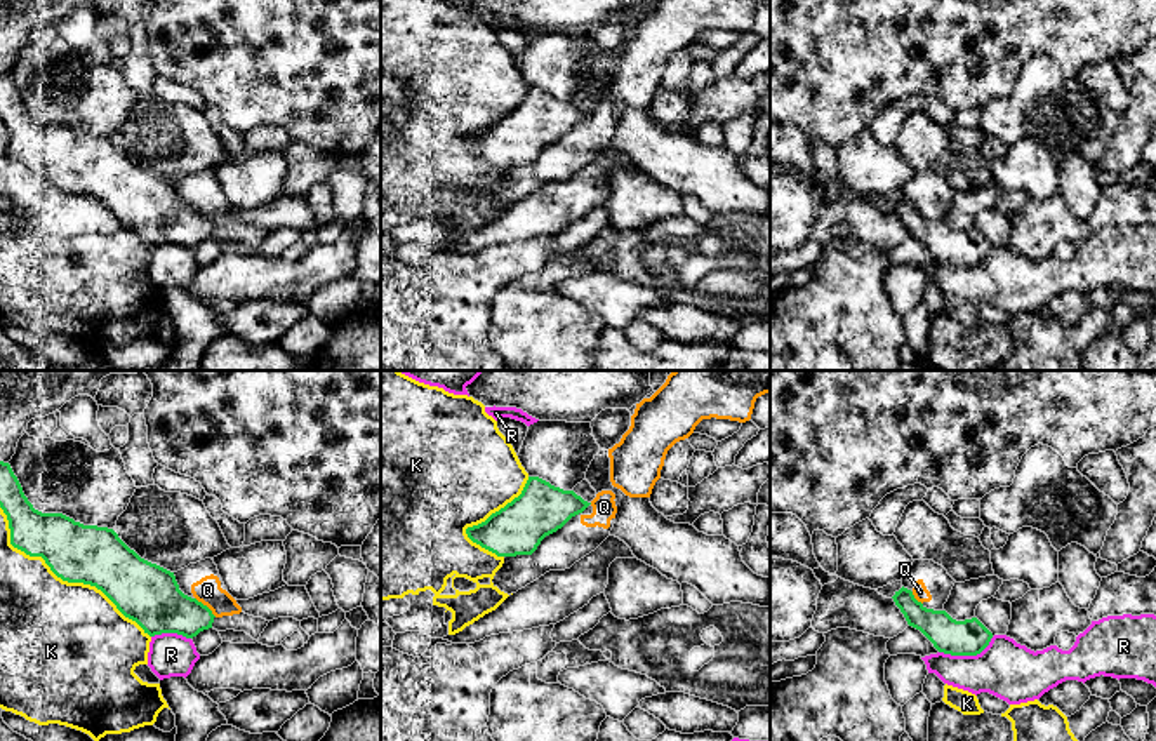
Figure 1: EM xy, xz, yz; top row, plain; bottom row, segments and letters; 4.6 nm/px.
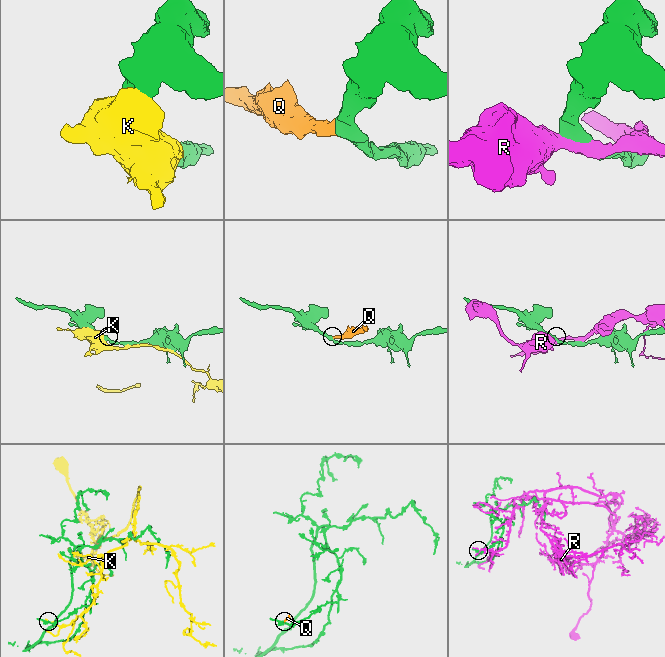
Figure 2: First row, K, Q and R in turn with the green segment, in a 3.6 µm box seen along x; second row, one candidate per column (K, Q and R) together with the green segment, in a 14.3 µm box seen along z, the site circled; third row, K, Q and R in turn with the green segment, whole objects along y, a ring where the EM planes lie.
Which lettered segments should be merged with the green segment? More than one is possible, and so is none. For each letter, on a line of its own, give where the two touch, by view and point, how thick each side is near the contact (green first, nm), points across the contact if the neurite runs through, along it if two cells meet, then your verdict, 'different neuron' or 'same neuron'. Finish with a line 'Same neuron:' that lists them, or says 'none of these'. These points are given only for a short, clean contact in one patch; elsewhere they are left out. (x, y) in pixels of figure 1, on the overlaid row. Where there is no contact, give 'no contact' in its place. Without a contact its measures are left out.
K: contact xy (61, 578); calibres 280 and 480 nm; different neuron
Q: contact xy (205, 606); calibres 260 and 120 nm; border xy (195, 597), (216, 616); different neuron
R: contact yz (967, 654); calibres 170 and 260 nm; different neuron
Same neuron: none of these

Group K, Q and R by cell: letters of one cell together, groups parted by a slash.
K / Q / R

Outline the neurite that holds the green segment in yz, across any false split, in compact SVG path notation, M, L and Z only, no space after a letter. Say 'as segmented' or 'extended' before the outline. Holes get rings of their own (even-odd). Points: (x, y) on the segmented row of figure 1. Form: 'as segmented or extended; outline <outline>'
as segmented; outline M904 586L892 598L907 624L920 630L939 652L977 656L993 638L993 633L977 618L956 621L946 611L927 609Z

